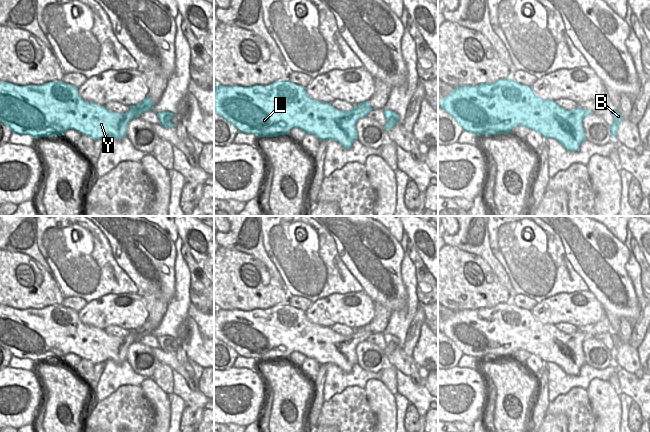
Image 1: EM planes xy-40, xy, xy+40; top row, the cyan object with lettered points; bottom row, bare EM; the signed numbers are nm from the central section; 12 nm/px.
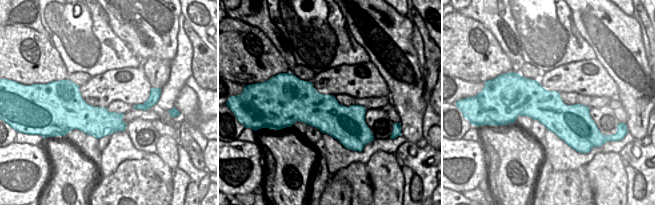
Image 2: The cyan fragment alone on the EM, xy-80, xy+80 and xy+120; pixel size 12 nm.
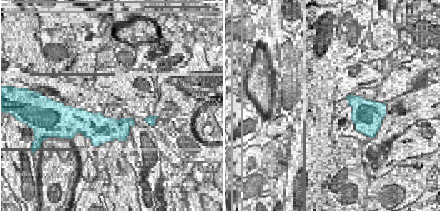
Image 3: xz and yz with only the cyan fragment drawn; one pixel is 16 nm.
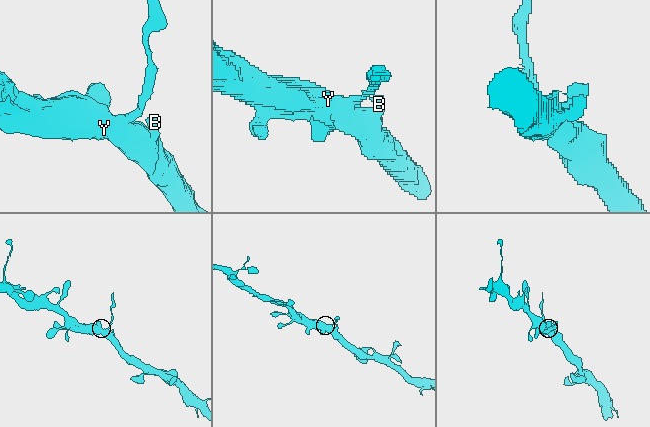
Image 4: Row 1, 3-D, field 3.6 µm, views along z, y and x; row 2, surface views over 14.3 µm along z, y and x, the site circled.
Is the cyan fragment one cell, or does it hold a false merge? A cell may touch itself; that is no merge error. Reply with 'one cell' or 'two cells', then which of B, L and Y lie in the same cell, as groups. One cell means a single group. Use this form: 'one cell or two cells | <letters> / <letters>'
one cell | B L Y

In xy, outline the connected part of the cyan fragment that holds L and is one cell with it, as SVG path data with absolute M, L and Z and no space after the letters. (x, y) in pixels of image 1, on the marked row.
M275 81L269 85L214 87L214 111L234 125L238 131L260 137L288 135L294 127L306 134L316 136L320 141L333 139L349 149L358 140L356 122L366 117L373 108L368 101L355 105L351 111L340 111L331 103L310 98L305 87L290 81Z

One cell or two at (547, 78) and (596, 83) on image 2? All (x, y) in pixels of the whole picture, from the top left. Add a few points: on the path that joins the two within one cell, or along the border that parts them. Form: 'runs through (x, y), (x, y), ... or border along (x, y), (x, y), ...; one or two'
runs through (559, 79), (578, 79), (584, 81); one

